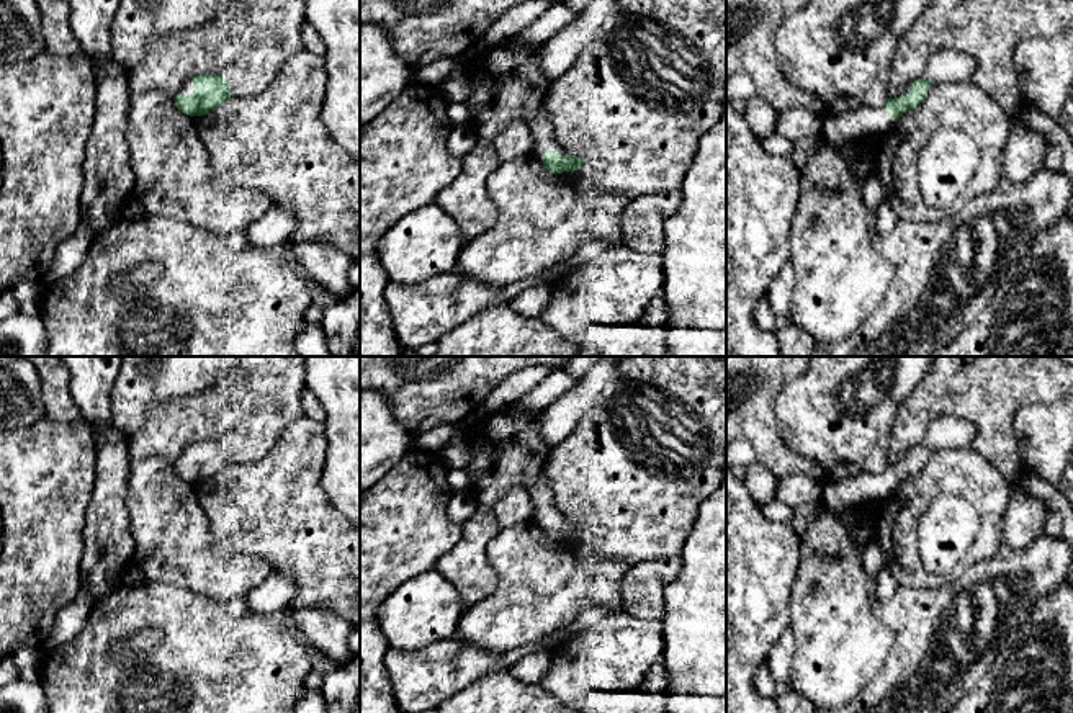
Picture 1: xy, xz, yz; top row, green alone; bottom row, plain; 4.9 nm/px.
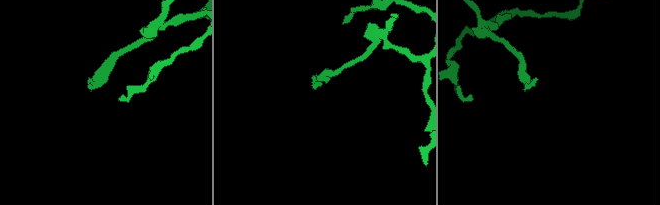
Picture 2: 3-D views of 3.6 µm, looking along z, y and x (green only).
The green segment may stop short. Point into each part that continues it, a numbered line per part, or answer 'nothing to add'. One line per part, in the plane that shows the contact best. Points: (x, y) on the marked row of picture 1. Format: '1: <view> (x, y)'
1: xz (540, 126)

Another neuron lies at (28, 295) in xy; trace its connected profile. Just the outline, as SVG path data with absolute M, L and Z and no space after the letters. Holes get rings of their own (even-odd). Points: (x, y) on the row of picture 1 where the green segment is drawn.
M20 283L13 288L15 299L18 303L20 312L23 314L39 314L41 294L44 283Z

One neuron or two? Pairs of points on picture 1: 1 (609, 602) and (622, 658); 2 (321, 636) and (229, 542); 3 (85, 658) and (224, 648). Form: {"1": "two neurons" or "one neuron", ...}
{"1": "two neurons", "2": "two neurons", "3": "one neuron"}

